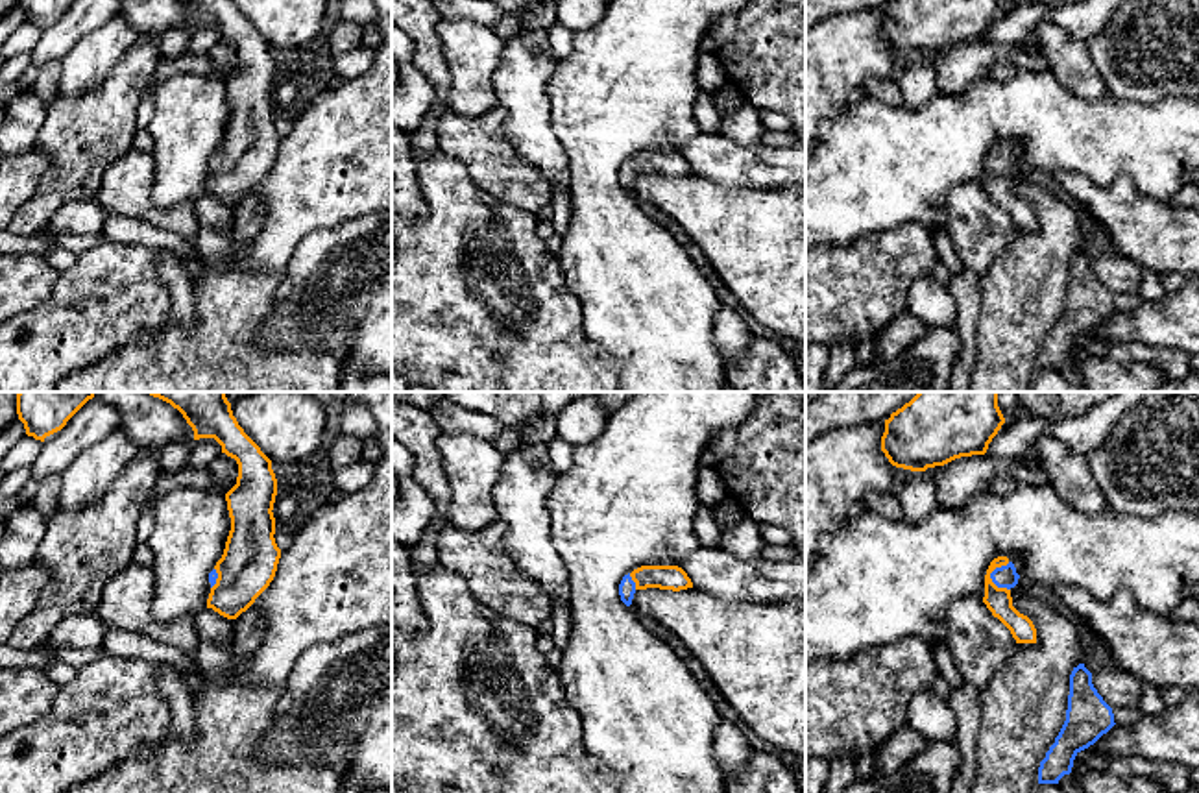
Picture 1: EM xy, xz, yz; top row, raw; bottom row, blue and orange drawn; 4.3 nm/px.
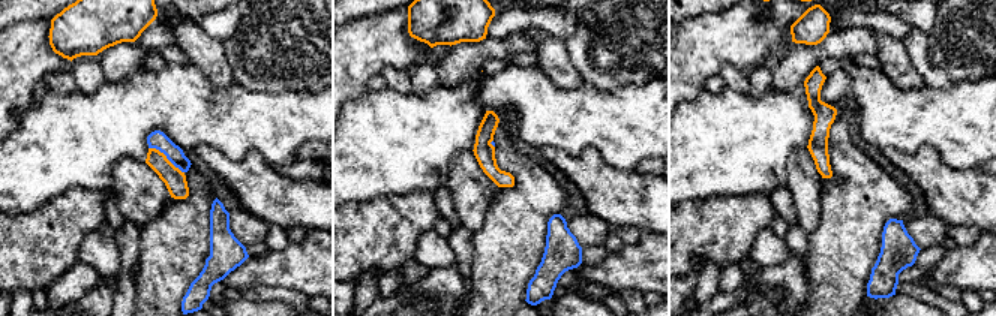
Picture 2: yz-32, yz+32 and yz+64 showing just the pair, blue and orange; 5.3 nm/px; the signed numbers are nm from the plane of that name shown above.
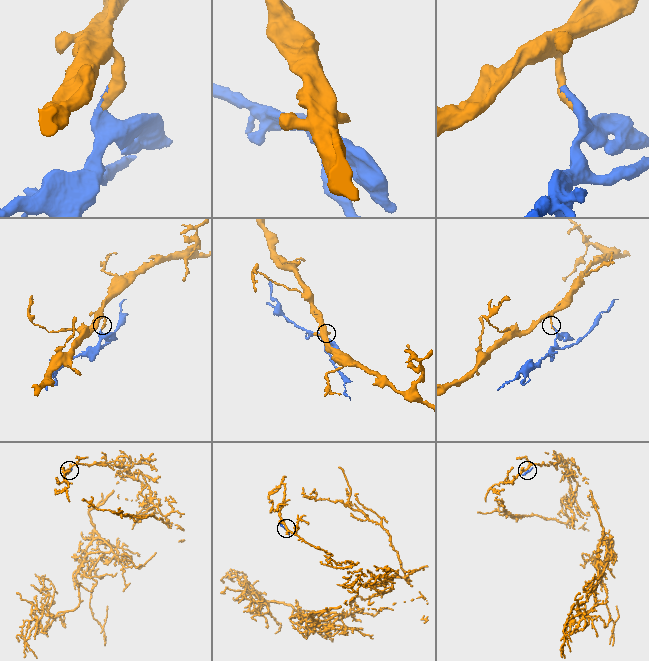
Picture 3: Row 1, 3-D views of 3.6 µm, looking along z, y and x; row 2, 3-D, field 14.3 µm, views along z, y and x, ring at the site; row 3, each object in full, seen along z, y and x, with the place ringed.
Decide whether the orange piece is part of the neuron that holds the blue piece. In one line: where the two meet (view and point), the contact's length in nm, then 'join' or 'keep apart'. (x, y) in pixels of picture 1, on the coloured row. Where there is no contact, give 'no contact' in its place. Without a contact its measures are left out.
yz (993, 572) | 130 nm | join

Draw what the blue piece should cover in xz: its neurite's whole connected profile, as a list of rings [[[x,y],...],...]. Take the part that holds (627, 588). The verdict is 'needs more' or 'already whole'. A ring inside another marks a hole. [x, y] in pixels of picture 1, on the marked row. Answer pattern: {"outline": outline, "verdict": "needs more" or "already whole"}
{"outline": [[[641,566],[623,577],[619,584],[621,601],[630,606],[634,593],[647,588],[680,592],[693,588],[693,582],[678,566]]], "verdict": "needs more"}

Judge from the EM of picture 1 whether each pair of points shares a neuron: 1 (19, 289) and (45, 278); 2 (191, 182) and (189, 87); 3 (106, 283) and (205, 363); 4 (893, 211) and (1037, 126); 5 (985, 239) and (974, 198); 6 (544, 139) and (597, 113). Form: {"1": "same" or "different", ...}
{"1": "same", "2": "same", "3": "different", "4": "same", "5": "same", "6": "different"}

